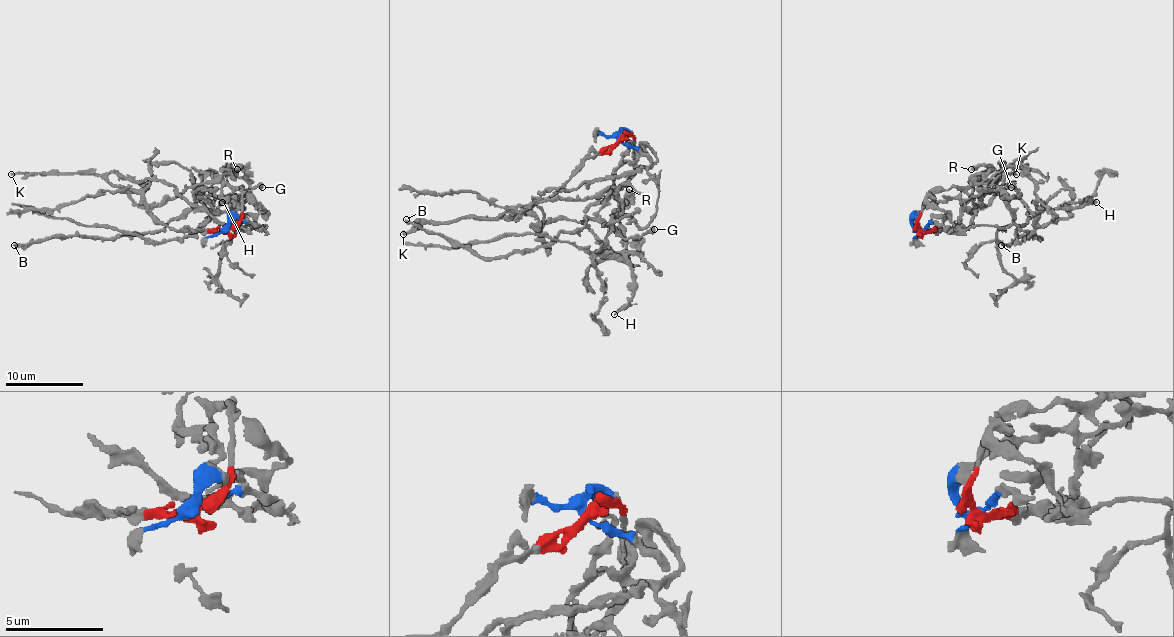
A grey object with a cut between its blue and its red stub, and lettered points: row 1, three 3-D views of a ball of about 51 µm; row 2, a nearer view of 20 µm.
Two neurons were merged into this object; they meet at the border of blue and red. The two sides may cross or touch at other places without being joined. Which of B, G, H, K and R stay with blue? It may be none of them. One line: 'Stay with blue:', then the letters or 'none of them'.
Stay with blue: B, G, H

